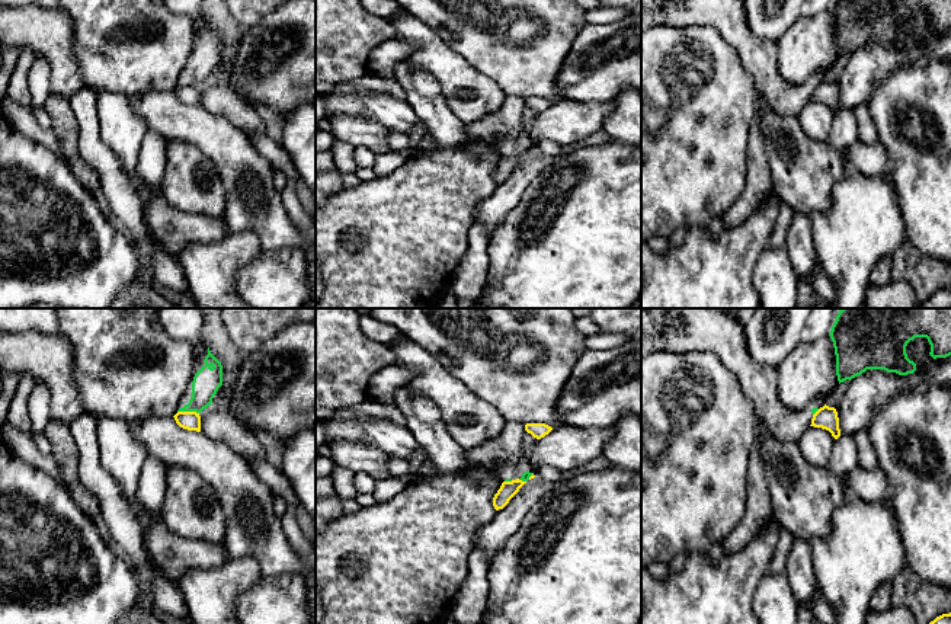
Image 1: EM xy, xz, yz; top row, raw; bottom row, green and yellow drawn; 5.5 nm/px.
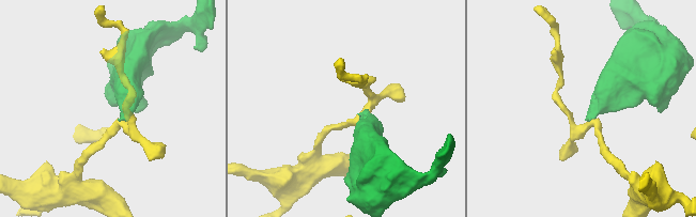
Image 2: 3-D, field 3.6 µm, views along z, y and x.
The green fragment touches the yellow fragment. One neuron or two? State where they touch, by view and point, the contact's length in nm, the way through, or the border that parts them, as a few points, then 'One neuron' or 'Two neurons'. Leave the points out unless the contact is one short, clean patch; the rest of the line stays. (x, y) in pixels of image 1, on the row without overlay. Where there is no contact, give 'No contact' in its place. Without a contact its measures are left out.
Touches green at xy (188, 85). Shared border 120 nm. Boundary: xy (178, 85), (195, 85), (198, 88). Two neurons

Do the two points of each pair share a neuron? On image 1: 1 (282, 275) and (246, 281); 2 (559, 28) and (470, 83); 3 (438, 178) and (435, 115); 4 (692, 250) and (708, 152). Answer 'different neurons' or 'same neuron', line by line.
1: same neuron
2: different neurons
3: different neurons
4: different neurons

